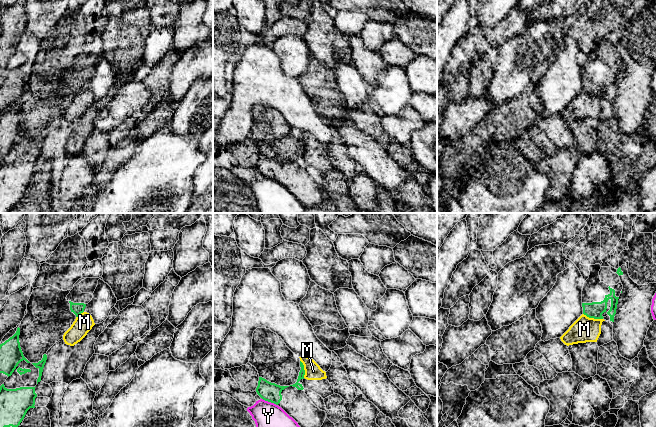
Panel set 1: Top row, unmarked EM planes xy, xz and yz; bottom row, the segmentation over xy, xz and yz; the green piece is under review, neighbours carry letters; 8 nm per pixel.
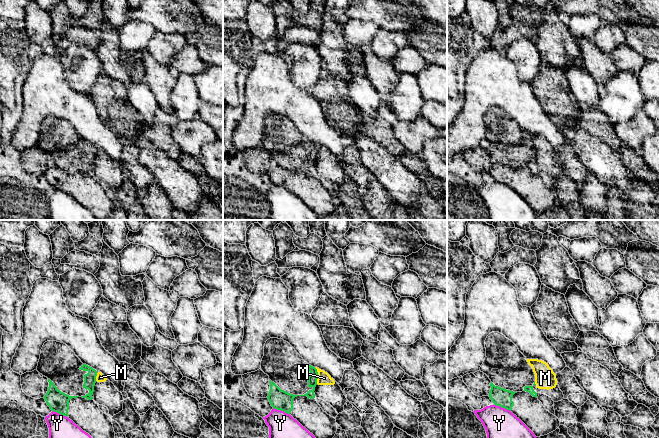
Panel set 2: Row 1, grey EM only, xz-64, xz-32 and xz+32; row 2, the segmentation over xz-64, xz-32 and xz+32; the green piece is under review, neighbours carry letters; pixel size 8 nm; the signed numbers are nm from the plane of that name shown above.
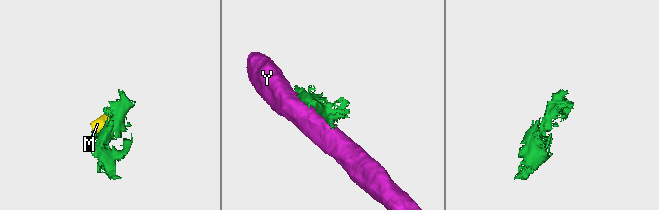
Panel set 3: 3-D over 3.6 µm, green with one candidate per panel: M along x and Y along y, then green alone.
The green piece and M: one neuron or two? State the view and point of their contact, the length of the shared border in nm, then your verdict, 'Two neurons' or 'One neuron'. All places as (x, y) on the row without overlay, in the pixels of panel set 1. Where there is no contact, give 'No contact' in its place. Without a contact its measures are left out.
Touches green at yz (593, 93). Shared border 170 nm. Two neurons

